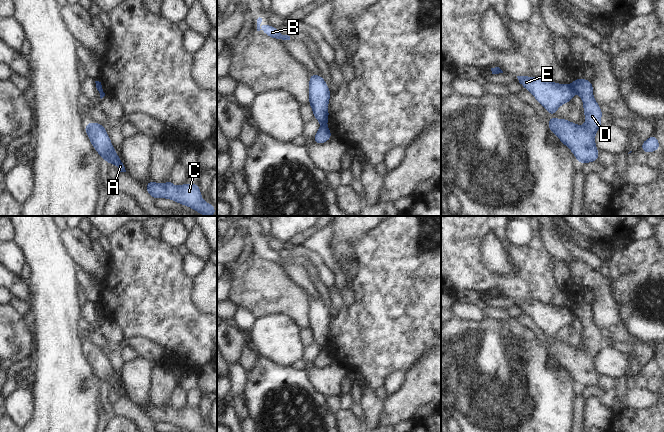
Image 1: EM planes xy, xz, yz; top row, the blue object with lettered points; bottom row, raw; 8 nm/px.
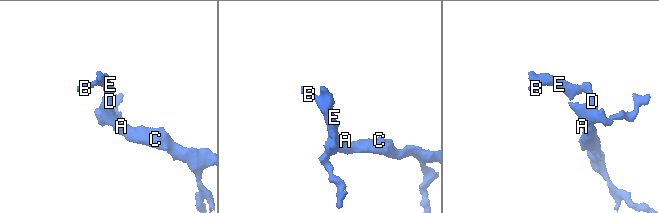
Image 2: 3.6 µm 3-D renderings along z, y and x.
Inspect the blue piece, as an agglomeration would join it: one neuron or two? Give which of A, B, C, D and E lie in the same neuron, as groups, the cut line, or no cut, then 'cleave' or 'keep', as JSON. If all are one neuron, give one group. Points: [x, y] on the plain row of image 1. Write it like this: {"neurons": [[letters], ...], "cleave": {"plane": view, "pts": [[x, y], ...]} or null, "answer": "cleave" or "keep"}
{"neurons": [["A", "C", "D"], ["B", "E"]], "cleave": {"plane": "xz", "pts": [[321, 347], [326, 348]]}, "answer": "cleave"}

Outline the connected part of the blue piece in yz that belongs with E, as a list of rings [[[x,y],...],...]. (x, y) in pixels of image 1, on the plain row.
[[[517,300],[517,302],[549,338],[556,337],[562,328],[573,325],[573,313],[569,308],[558,308],[530,300]]]

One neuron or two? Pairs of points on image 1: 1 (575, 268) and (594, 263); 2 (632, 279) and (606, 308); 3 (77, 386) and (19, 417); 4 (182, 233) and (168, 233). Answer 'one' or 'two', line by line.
1: two
2: two
3: two
4: one

